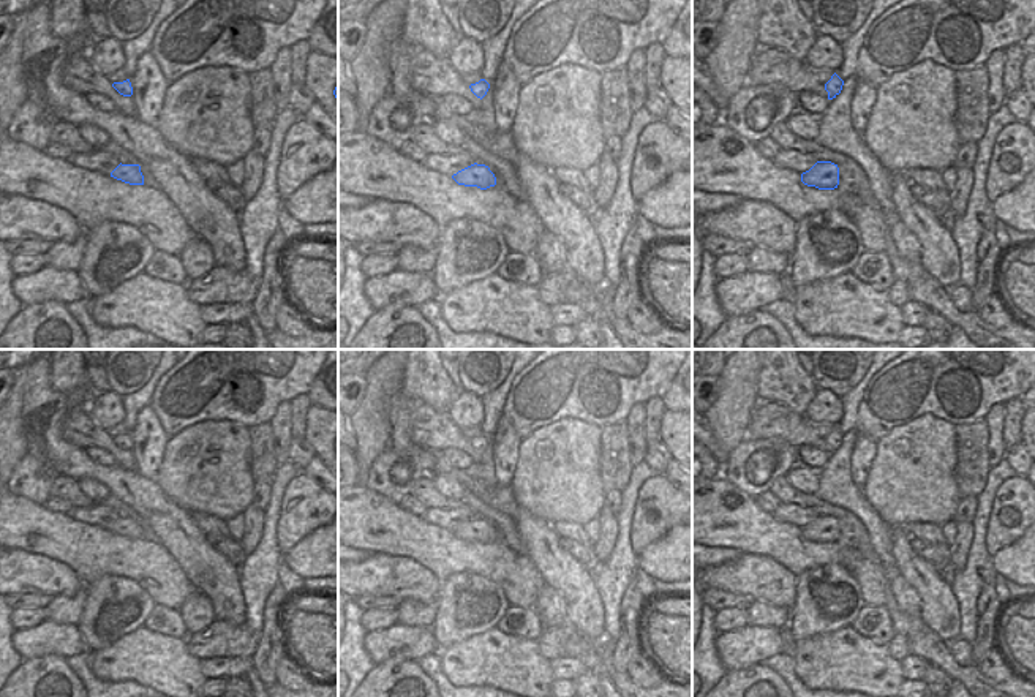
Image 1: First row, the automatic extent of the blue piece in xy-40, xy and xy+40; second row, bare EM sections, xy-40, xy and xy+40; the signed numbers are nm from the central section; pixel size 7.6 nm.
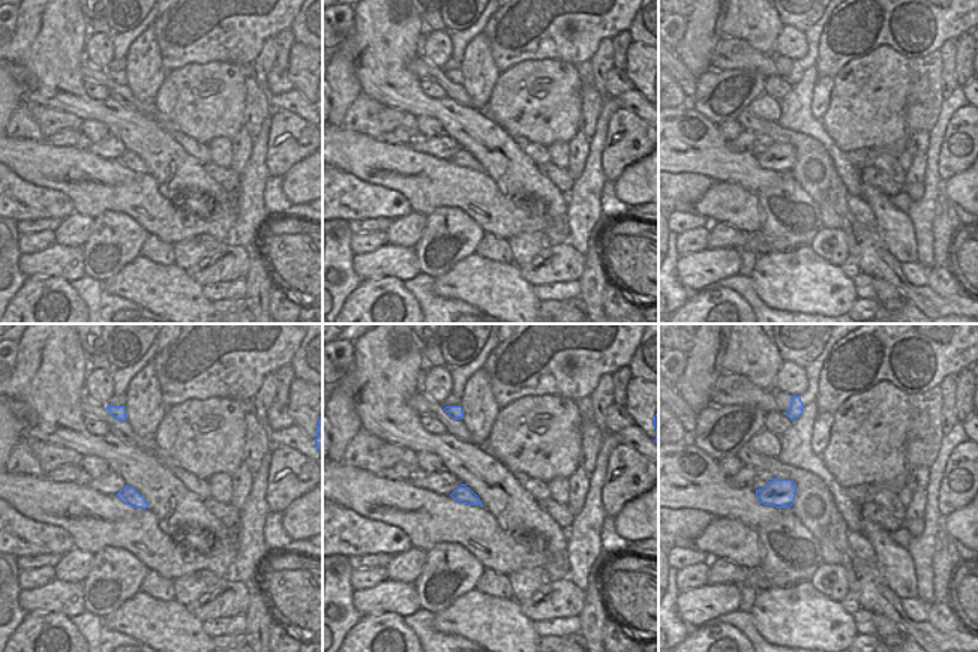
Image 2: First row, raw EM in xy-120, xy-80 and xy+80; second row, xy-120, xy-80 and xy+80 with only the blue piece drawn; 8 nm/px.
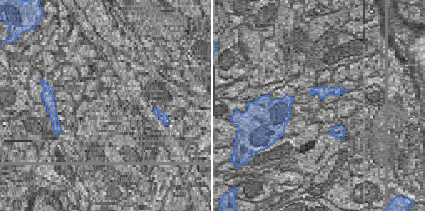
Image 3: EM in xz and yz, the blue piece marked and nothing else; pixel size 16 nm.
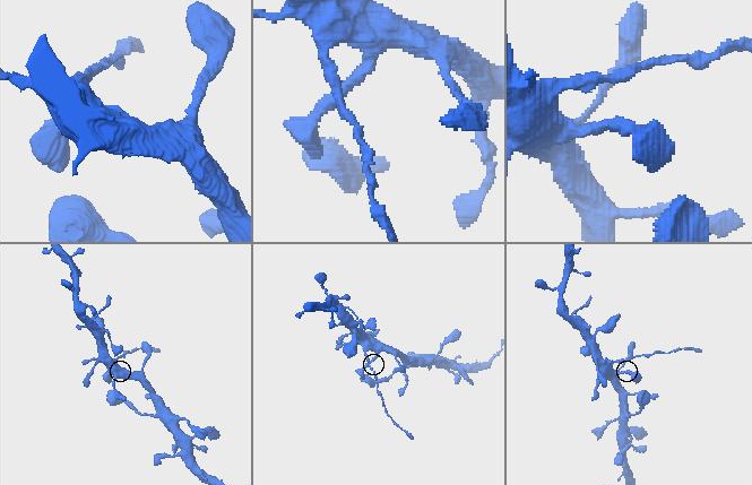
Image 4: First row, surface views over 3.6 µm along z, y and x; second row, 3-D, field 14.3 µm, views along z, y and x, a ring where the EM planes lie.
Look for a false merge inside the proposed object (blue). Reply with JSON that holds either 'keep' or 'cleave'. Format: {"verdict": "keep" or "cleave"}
{"verdict": "cleave"}

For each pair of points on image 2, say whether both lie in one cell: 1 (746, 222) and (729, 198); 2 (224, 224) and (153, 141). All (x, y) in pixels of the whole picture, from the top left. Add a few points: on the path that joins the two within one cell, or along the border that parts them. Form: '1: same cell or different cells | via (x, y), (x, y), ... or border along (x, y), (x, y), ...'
1: same cell | via (746, 216), (734, 204)
2: different cells | border along (225, 191), (209, 206)

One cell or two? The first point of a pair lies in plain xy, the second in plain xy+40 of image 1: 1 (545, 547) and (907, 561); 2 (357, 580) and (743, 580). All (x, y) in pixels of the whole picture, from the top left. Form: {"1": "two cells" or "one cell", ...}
{"1": "one cell", "2": "one cell"}

